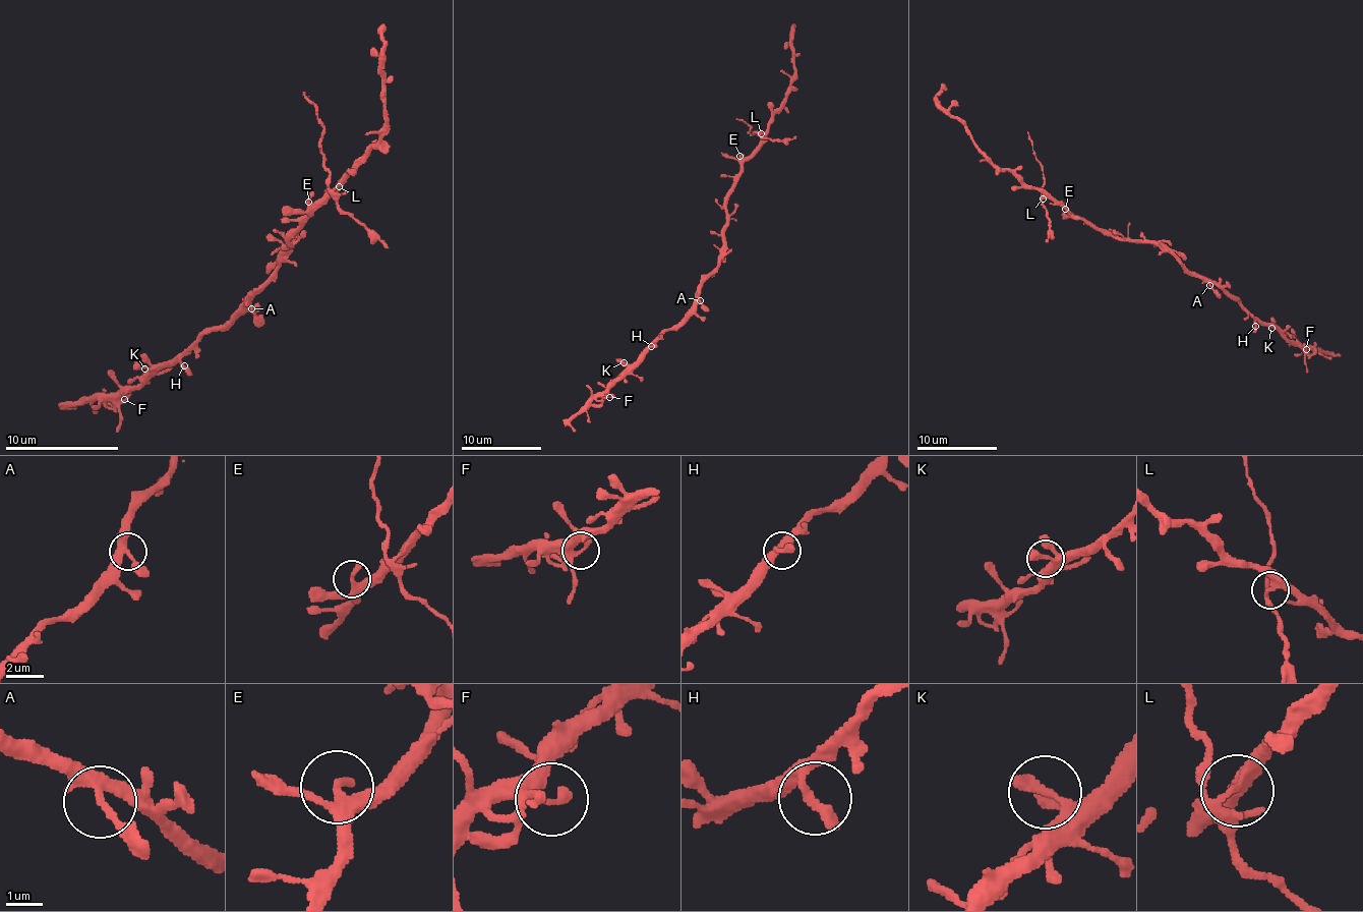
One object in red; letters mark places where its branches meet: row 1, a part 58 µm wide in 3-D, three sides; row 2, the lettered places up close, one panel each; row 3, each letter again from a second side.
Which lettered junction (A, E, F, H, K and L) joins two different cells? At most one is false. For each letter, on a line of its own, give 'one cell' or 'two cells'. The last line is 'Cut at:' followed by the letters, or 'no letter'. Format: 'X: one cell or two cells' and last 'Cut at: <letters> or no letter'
A: one cell
E: one cell
F: one cell
H: one cell
K: one cell
L: two cells
Cut at: L

